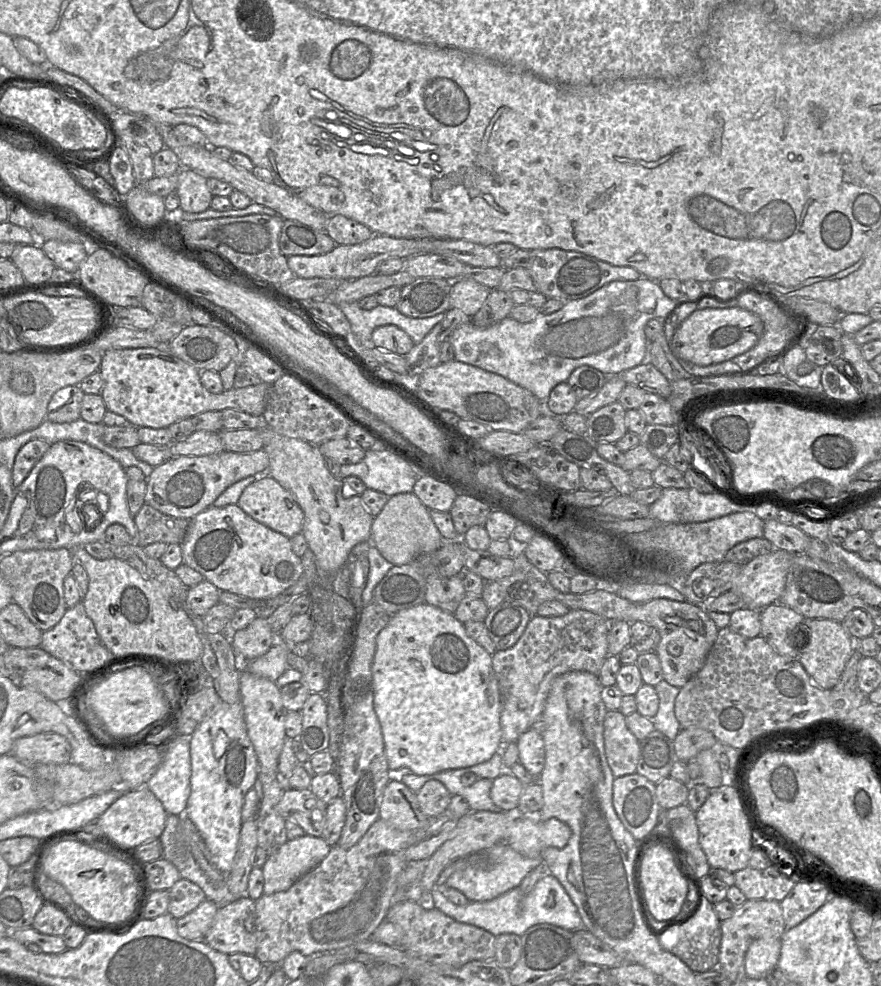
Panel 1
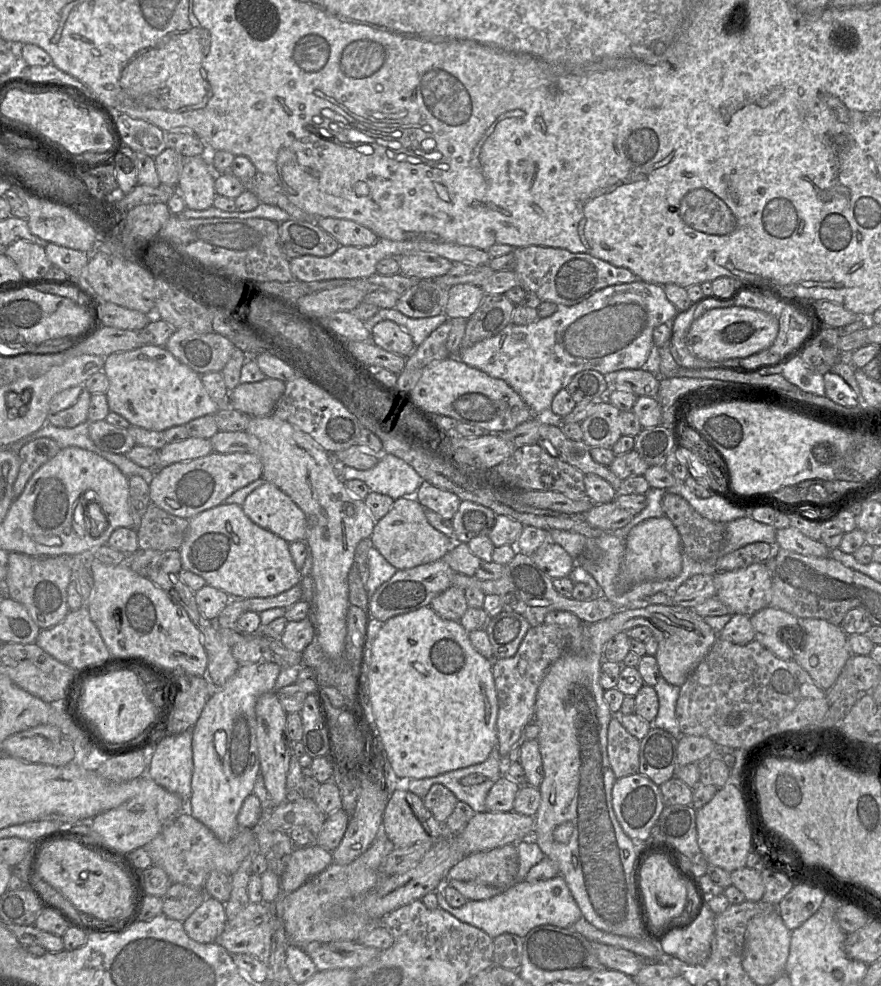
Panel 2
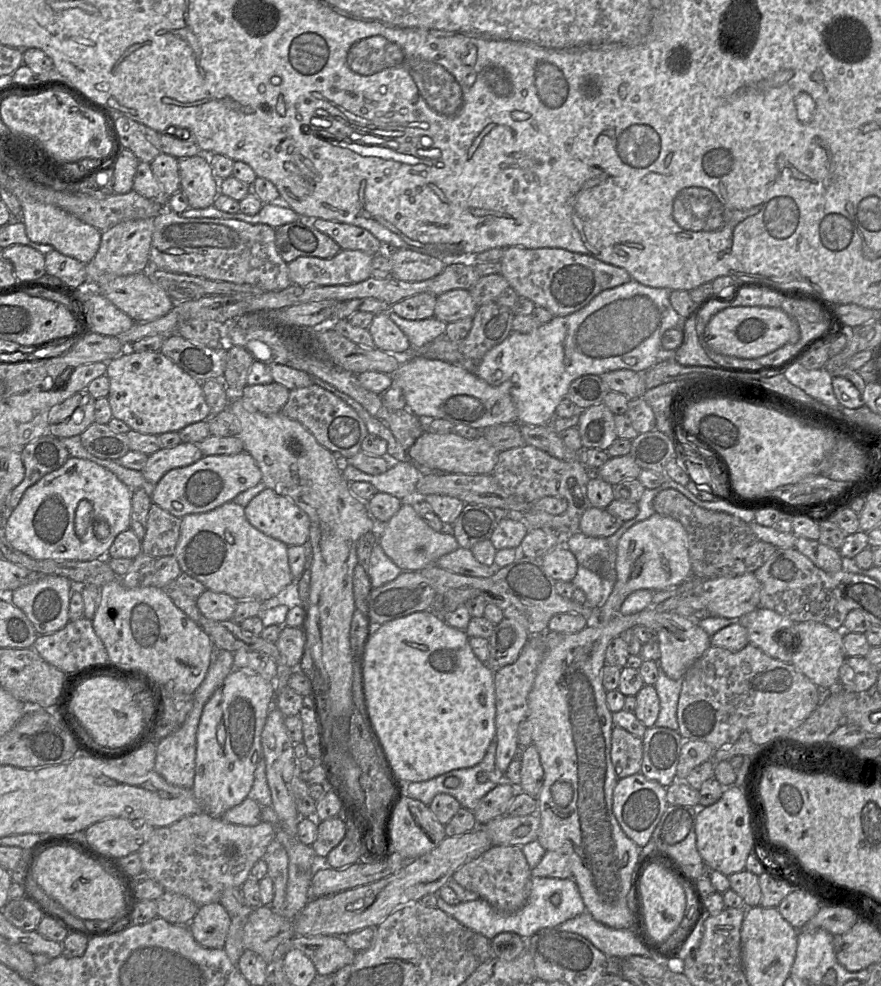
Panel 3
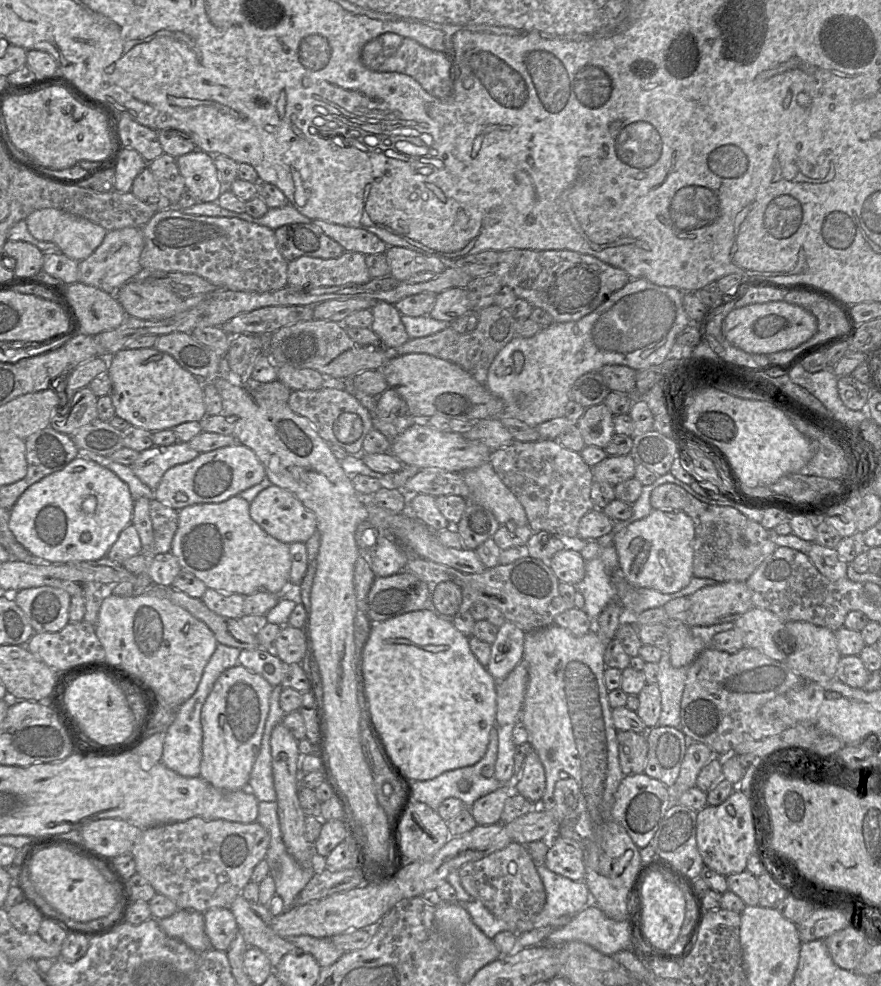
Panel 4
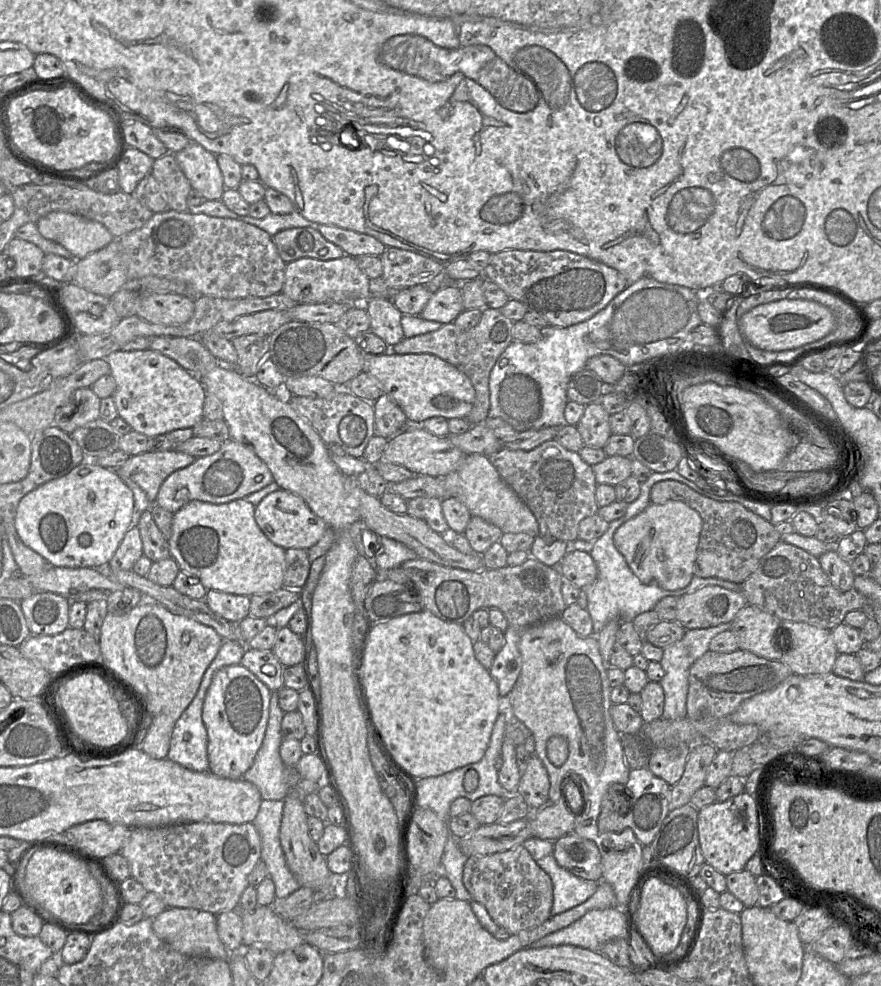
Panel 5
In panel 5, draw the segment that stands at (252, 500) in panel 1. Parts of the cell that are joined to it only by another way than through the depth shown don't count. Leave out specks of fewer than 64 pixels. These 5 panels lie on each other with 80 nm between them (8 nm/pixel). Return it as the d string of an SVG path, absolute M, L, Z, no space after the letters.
M281 488L266 495L255 506L254 518L266 537L285 550L289 548L307 550L315 545L328 529L325 521L318 517L300 496Z

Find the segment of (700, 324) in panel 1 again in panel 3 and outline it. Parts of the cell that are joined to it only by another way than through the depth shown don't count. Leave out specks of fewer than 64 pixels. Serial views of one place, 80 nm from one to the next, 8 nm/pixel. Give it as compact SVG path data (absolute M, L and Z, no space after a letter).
M728 307L716 313L708 322L702 345L716 353L743 359L756 359L786 344L794 344L800 338L797 322L781 308Z

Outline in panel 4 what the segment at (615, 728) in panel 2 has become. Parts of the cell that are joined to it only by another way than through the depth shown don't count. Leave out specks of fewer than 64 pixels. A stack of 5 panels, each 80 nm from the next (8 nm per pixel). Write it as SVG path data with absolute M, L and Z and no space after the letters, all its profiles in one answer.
M617 731L619 764L625 776L644 772L648 744L645 734L633 731Z

